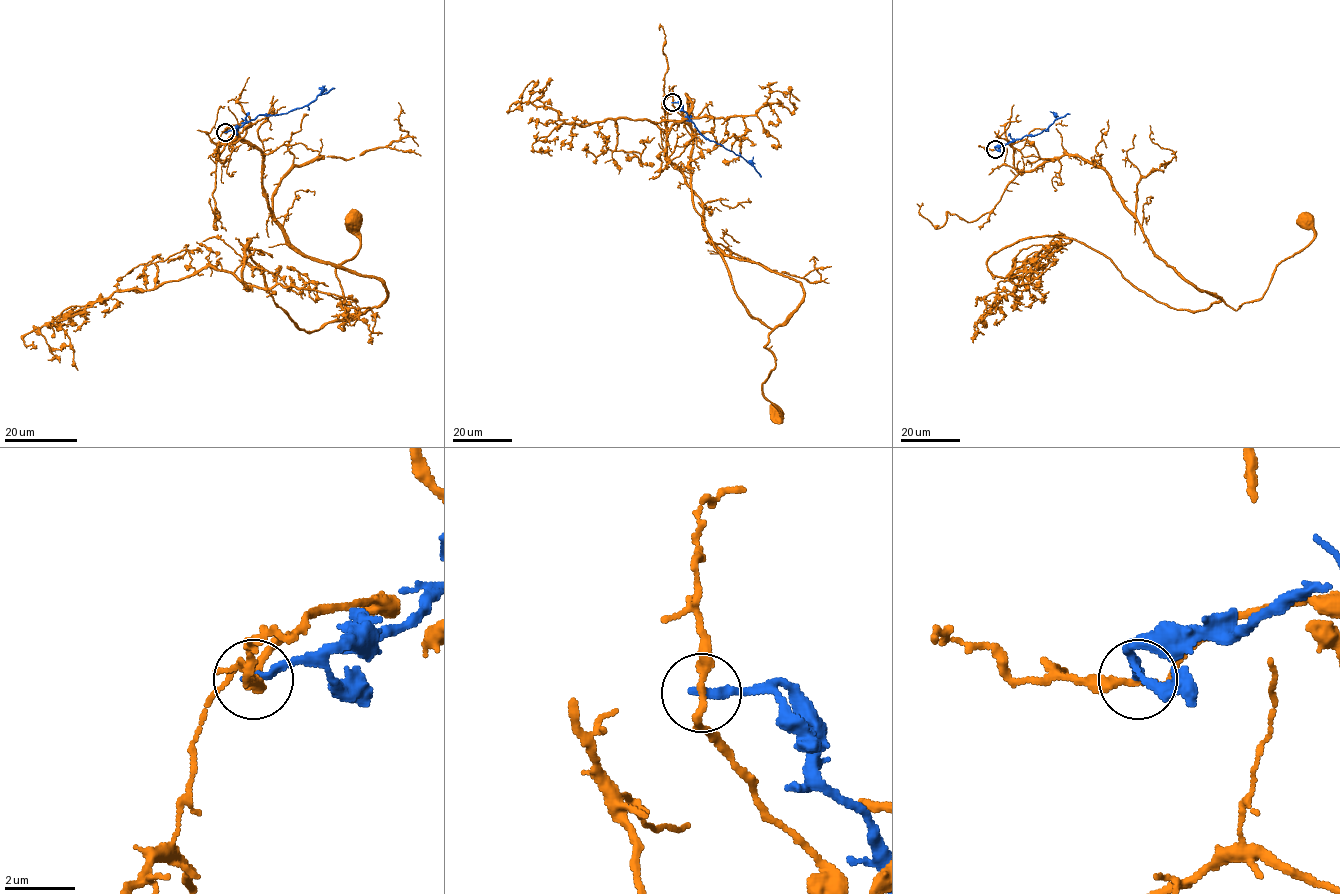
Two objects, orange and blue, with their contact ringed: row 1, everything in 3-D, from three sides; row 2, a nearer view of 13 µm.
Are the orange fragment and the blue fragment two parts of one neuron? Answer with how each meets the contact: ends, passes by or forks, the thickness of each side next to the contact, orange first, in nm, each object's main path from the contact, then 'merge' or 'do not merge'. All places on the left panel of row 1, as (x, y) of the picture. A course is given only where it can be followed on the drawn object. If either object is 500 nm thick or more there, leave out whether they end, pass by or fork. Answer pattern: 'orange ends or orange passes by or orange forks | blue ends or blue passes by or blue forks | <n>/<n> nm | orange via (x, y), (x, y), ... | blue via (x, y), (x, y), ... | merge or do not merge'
orange passes by | blue ends | 190/260 nm | orange via (226, 132), (248, 123), (220, 144), (263, 155), (295, 247), (383, 284), (342, 330), (353, 220) | blue via (226, 132), (238, 128), (259, 114), (287, 114), (334, 88) | do not merge

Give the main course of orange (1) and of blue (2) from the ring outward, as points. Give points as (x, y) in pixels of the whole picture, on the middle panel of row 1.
1: (673, 103), (691, 140), (668, 159), (707, 235), (804, 291), (765, 346), (776, 410)
2: (673, 103), (680, 103), (704, 136), (740, 155), (761, 177)

